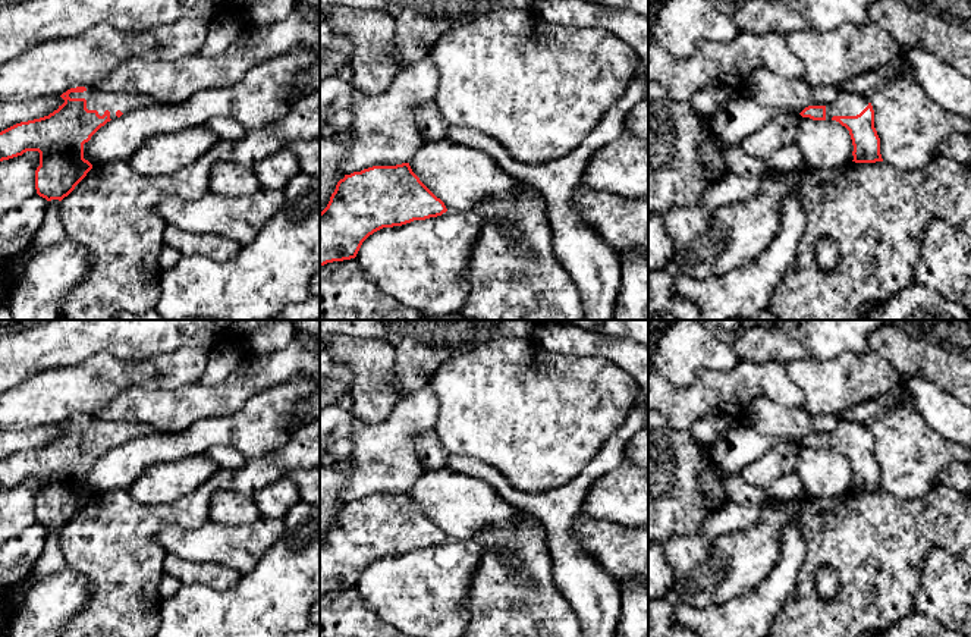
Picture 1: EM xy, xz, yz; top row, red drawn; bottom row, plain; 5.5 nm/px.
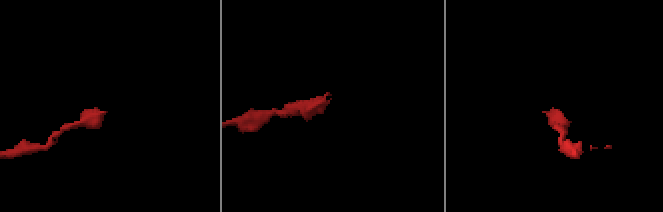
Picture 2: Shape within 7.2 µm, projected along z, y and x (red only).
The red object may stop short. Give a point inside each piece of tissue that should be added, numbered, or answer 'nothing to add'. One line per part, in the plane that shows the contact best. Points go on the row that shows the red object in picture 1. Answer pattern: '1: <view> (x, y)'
1: xy (97, 100)

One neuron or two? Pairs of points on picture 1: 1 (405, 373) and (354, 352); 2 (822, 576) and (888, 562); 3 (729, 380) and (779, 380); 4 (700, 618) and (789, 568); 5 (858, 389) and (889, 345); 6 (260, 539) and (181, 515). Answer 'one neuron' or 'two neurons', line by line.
1: two neurons
2: two neurons
3: one neuron
4: one neuron
5: two neurons
6: two neurons

